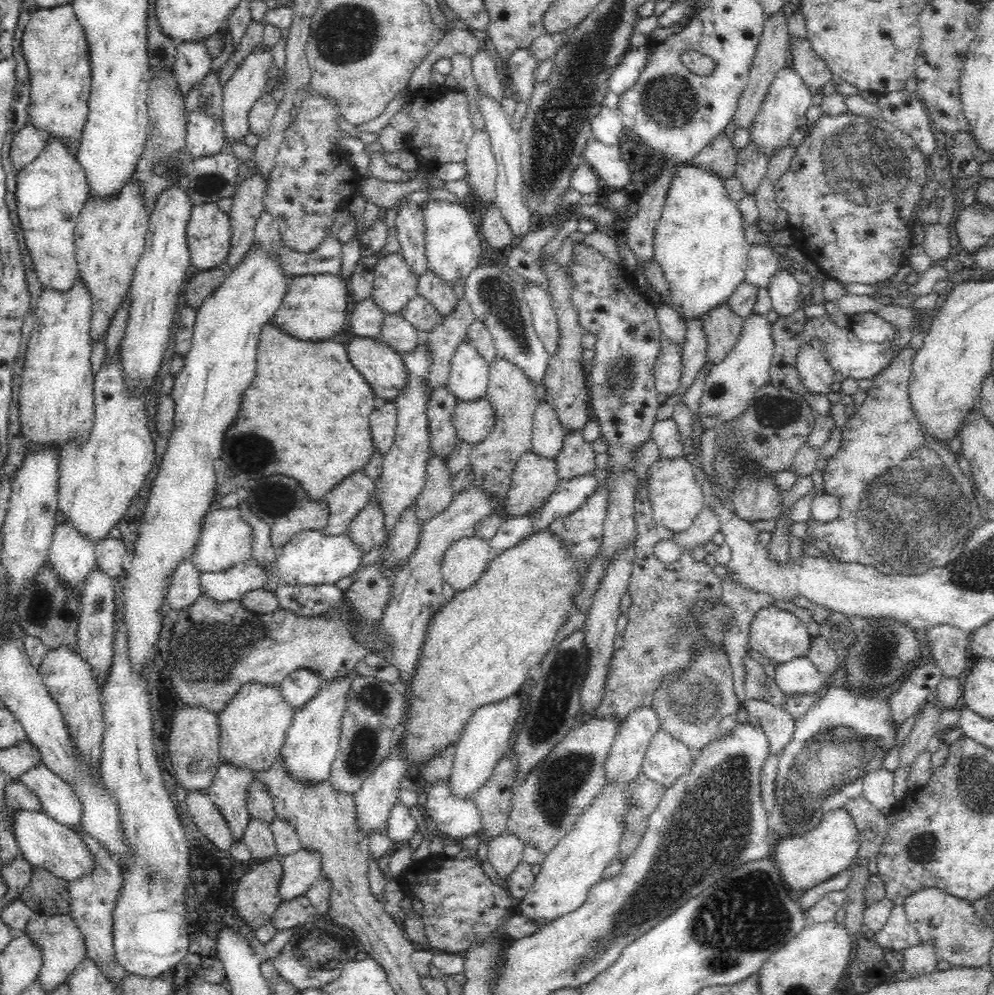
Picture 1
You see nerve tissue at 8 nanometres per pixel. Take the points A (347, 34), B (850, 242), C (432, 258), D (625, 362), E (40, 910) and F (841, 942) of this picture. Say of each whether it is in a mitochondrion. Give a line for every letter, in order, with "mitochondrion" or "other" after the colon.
A: mitochondrion
B: other
C: other
D: mitochondrion
E: other
F: other

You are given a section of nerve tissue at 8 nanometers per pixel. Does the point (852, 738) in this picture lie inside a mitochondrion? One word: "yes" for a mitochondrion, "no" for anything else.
yes

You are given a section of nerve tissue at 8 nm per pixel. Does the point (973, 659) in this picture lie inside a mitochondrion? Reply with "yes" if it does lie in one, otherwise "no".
no

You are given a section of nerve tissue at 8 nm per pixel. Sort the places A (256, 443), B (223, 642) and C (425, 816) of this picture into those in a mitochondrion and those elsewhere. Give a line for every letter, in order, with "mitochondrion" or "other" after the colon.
A: mitochondrion
B: mitochondrion
C: other

